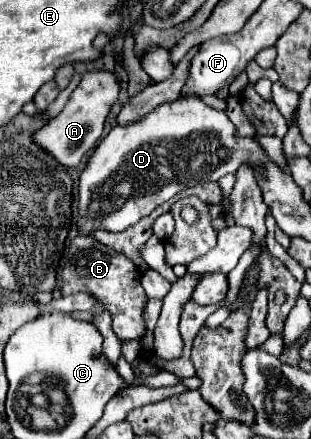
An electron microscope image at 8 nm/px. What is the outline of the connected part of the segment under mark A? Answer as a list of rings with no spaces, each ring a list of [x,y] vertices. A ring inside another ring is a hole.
[[[108,70],[84,72],[78,88],[72,92],[62,112],[34,134],[36,142],[46,152],[50,152],[60,164],[64,164],[68,170],[76,168],[82,156],[90,148],[94,148],[94,144],[100,140],[104,118],[110,112],[110,106],[116,102],[118,92],[120,92],[120,78],[116,72],[108,72]]]

